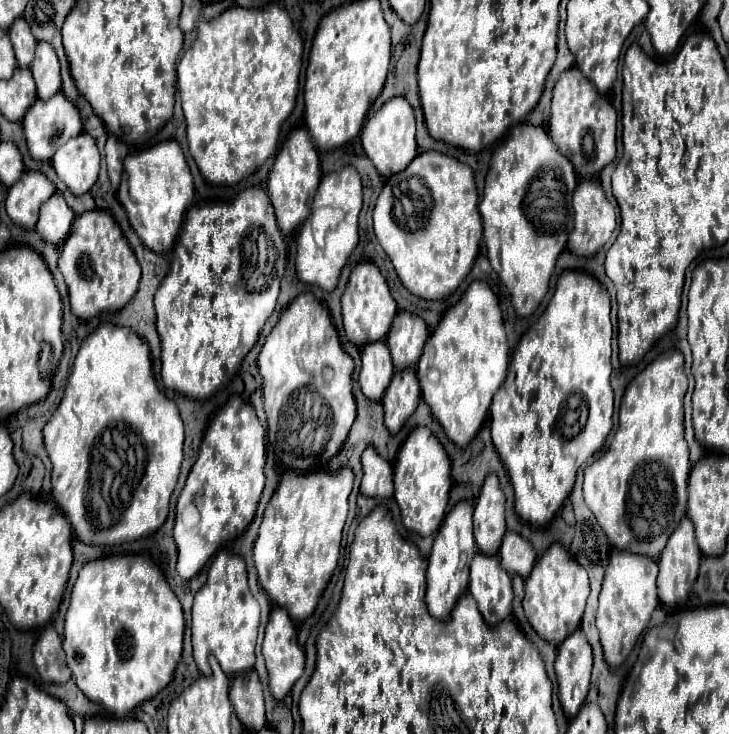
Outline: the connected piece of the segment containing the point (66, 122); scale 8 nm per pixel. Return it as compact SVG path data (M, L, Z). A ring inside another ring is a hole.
M54 95L48 101L40 101L36 99L36 103L28 109L28 113L24 115L24 137L28 143L28 153L32 155L32 159L36 161L50 161L52 155L56 153L58 147L62 147L66 143L66 139L76 137L82 133L82 123L80 123L80 113L76 111L76 107L72 107L72 103L68 103L68 99L64 99L64 95Z

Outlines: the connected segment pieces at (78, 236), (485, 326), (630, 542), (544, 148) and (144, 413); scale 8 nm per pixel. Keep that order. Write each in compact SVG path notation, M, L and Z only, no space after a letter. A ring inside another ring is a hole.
M86 211L76 217L60 249L58 267L66 279L70 307L78 319L92 319L102 311L120 311L136 293L140 265L118 223L106 211Z
M474 281L462 301L446 311L416 367L422 397L456 447L466 447L480 431L492 395L506 379L508 355L510 347L498 297L484 281Z
M670 349L658 355L628 385L620 405L620 425L610 447L604 451L600 459L596 459L592 465L586 467L584 501L590 507L590 511L594 511L608 541L620 551L630 549L632 553L658 557L668 537L686 515L688 477L690 477L690 459L688 459L688 443L684 439L684 407L682 407L686 387L688 379L684 373L682 353L678 349Z
M516 125L496 147L486 175L480 215L484 243L494 271L506 285L518 317L532 315L548 293L550 275L572 231L572 195L576 173L560 155L550 135L534 125Z
M104 325L102 329L98 329L96 333L88 335L82 341L80 351L74 359L72 373L68 377L64 399L62 399L60 407L56 409L56 413L52 415L52 419L44 427L44 441L46 441L48 457L52 461L52 499L60 505L60 509L72 523L74 535L80 541L84 541L86 545L120 545L124 541L128 541L128 543L138 541L138 539L144 539L144 537L156 533L158 527L166 521L168 507L170 507L170 495L174 491L174 485L176 485L176 479L180 475L180 467L184 461L184 425L182 425L180 411L174 405L174 401L164 397L160 393L160 389L156 387L156 379L152 375L148 343L140 335L136 335L134 329L118 327L118 325Z

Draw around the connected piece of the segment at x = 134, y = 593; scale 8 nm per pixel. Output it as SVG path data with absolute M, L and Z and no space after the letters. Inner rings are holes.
M112 555L112 557L102 557L96 561L86 563L86 567L82 567L78 581L74 583L72 589L72 601L66 613L66 629L64 629L64 651L66 651L66 663L74 675L76 685L82 689L82 693L94 701L100 703L108 713L116 715L116 717L126 717L134 707L142 705L144 701L156 697L172 679L174 679L174 671L178 667L178 661L182 657L182 639L184 639L184 613L182 613L182 605L176 597L176 593L170 589L162 569L148 557L148 555Z

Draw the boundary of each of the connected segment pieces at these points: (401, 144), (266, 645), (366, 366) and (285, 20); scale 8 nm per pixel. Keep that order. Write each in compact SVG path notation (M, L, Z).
M394 97L384 103L374 117L370 117L362 129L362 147L378 173L382 177L390 177L398 171L404 171L408 163L416 157L416 119L410 103L404 97Z
M274 607L270 613L270 621L266 625L266 635L264 635L264 643L262 643L262 655L264 655L266 669L268 669L270 693L276 699L284 699L290 693L296 679L304 673L304 651L298 647L296 629L288 617L288 611L284 611L282 607Z
M384 341L368 343L362 347L362 371L360 371L360 387L368 399L380 401L384 391L394 375L394 365L388 355L388 347Z
M280 5L264 9L232 7L220 17L200 21L198 39L178 63L178 93L188 127L190 153L210 185L236 185L266 163L278 149L282 123L296 107L302 67L302 37Z

